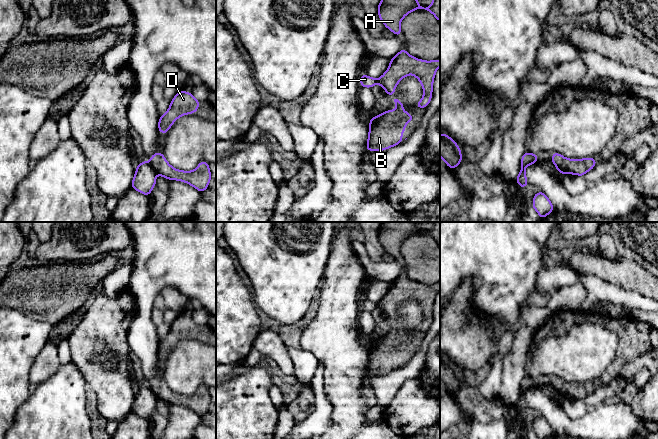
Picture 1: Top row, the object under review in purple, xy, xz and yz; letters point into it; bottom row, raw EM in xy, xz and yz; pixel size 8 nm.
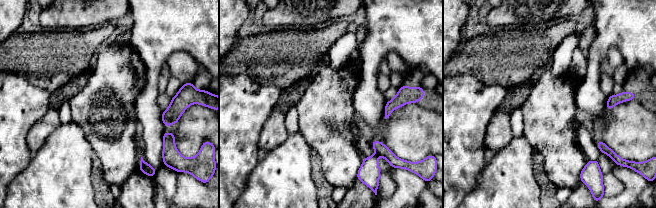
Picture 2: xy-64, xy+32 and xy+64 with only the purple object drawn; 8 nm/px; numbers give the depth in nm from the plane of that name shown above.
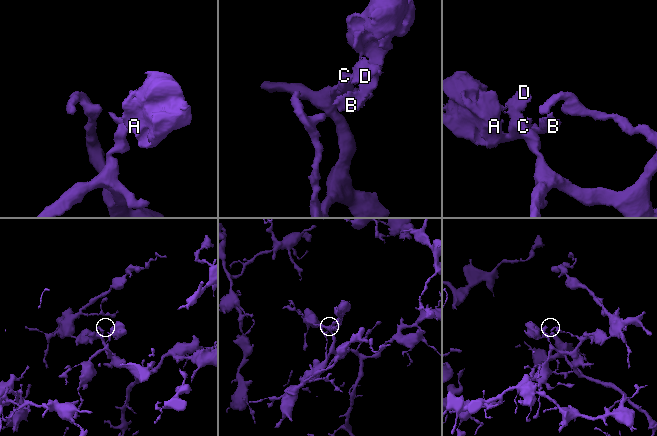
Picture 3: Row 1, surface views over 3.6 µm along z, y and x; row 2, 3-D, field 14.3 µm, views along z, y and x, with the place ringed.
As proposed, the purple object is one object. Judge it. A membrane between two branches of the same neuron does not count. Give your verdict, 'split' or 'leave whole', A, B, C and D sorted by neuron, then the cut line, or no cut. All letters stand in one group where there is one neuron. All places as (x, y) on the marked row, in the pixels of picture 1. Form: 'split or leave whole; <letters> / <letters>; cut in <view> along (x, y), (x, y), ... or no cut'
split; A B D / C; cut in xy along (149, 163), (156, 172)

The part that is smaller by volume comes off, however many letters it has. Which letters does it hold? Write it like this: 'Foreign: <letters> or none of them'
Foreign: A, B, D

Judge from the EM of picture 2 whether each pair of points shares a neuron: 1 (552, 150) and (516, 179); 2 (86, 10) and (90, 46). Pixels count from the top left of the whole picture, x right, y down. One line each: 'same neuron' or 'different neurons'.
1: different neurons
2: different neurons

